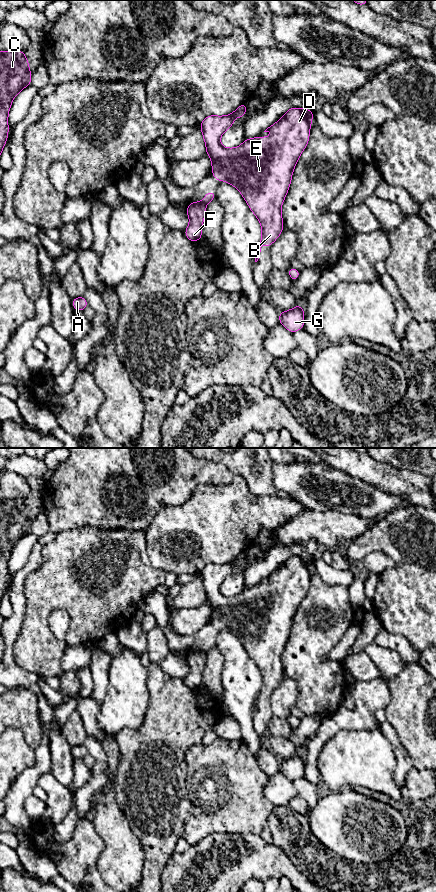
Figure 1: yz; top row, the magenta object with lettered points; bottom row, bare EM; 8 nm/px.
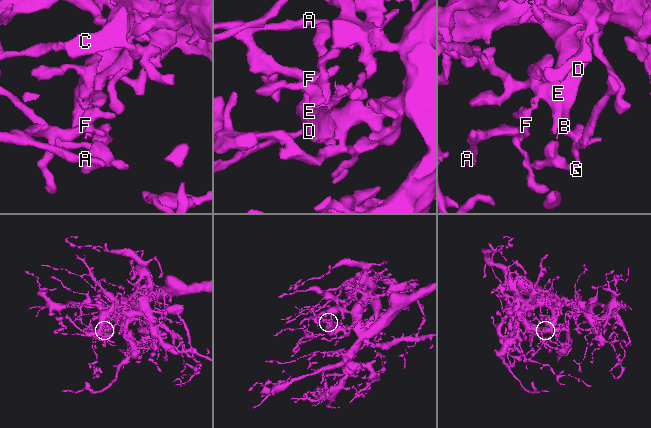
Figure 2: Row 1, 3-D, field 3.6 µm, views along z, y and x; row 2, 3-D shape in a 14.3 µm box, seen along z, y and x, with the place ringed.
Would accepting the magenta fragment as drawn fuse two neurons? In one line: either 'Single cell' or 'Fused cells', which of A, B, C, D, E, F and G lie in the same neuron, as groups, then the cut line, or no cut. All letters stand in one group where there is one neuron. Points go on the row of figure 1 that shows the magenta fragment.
Fused cells. Groups: A F / B C D E G. Split along yz (200, 201), (205, 205)

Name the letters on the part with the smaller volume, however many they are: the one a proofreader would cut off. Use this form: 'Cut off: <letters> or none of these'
Cut off: A, F

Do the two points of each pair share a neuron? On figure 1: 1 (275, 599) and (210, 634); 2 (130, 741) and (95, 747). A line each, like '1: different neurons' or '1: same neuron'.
1: same neuron
2: different neurons

